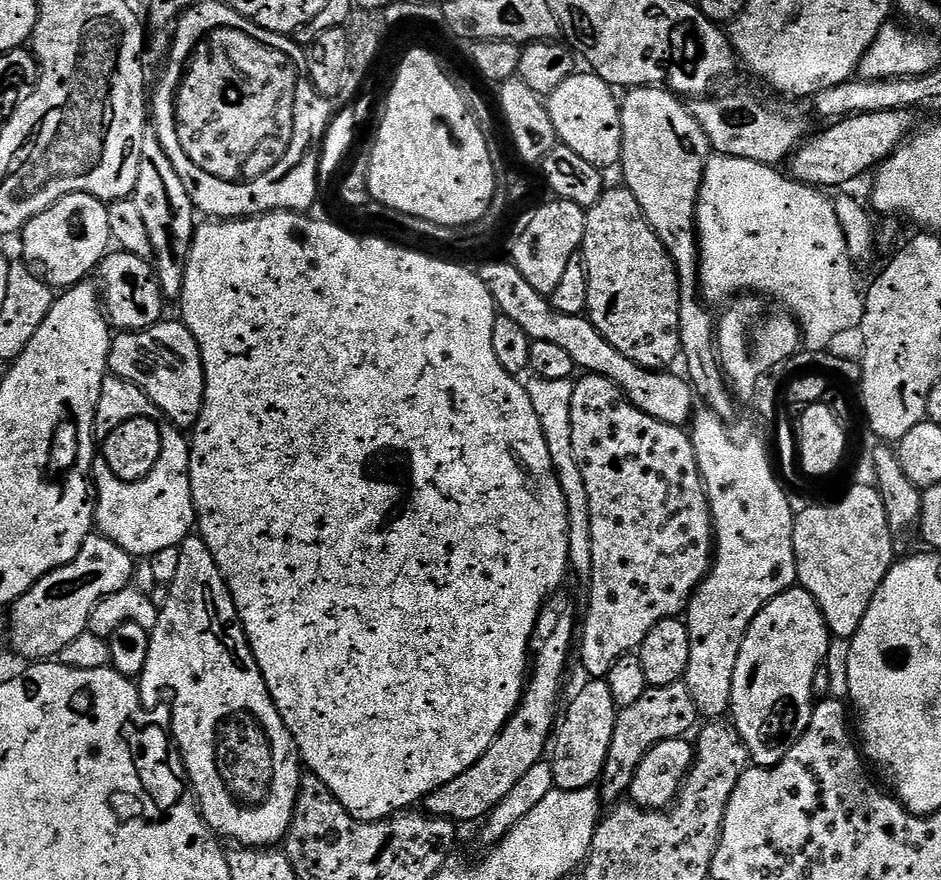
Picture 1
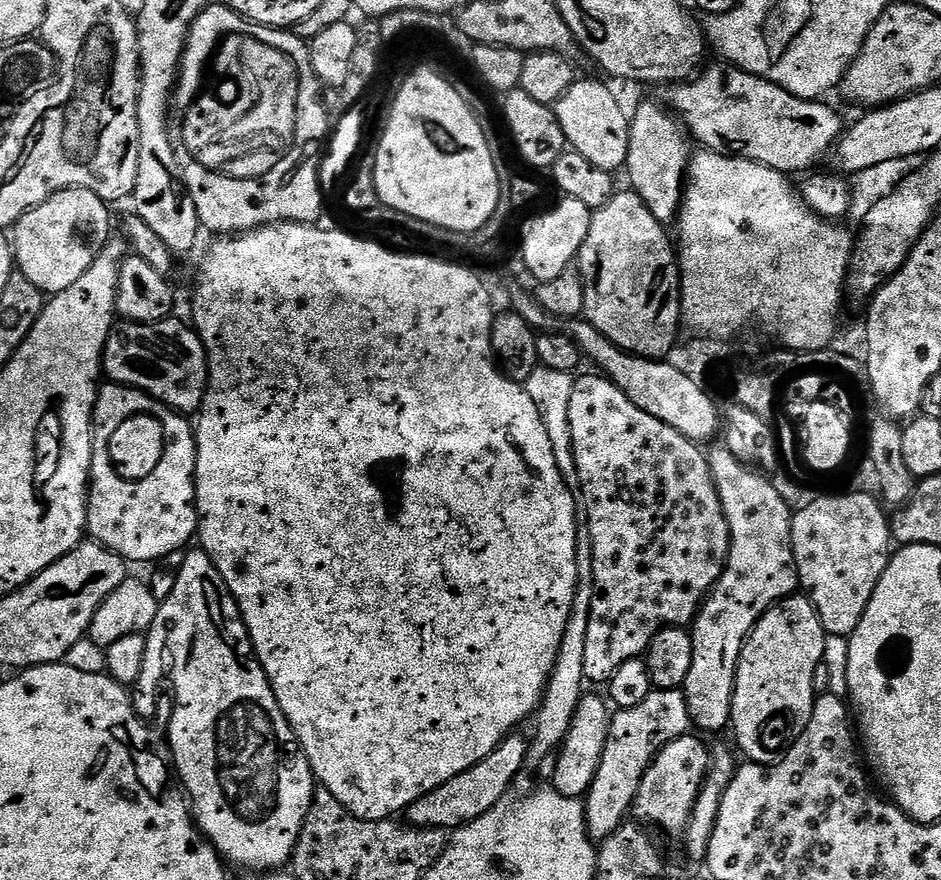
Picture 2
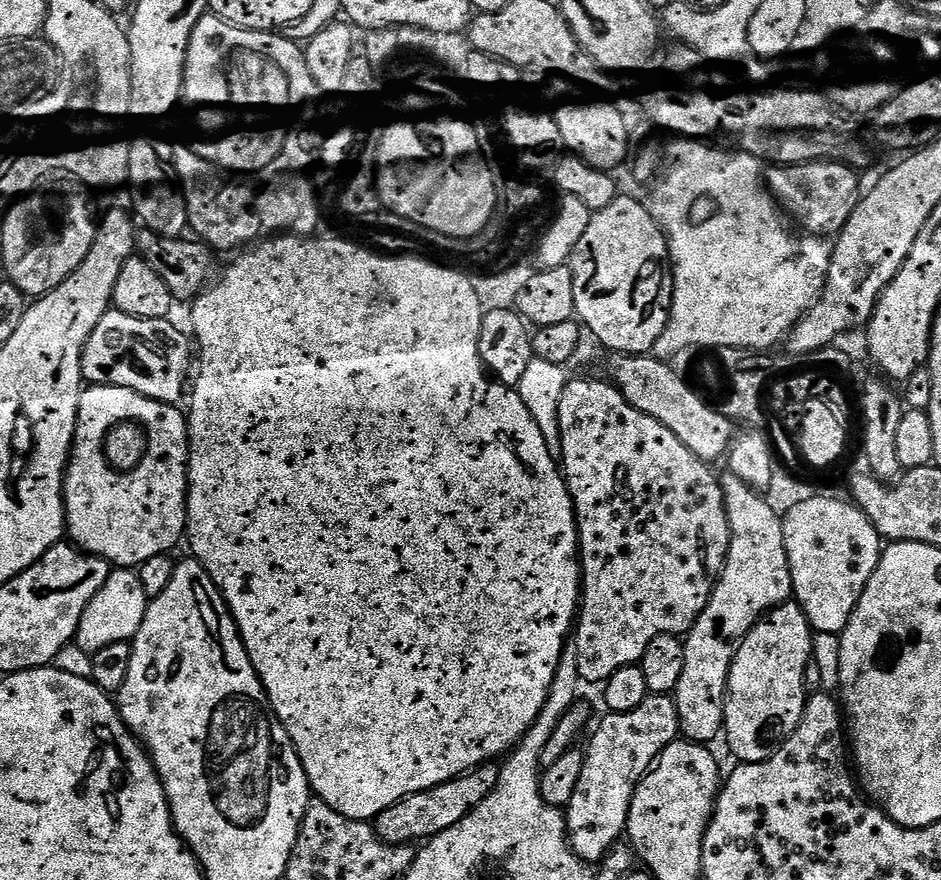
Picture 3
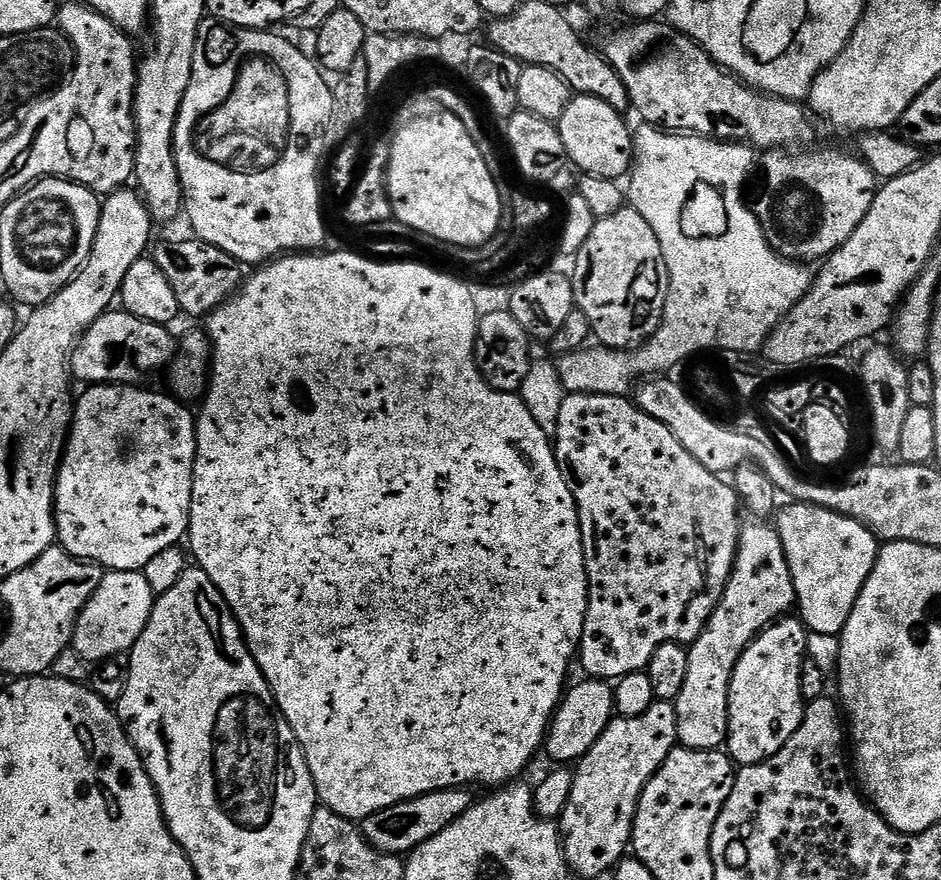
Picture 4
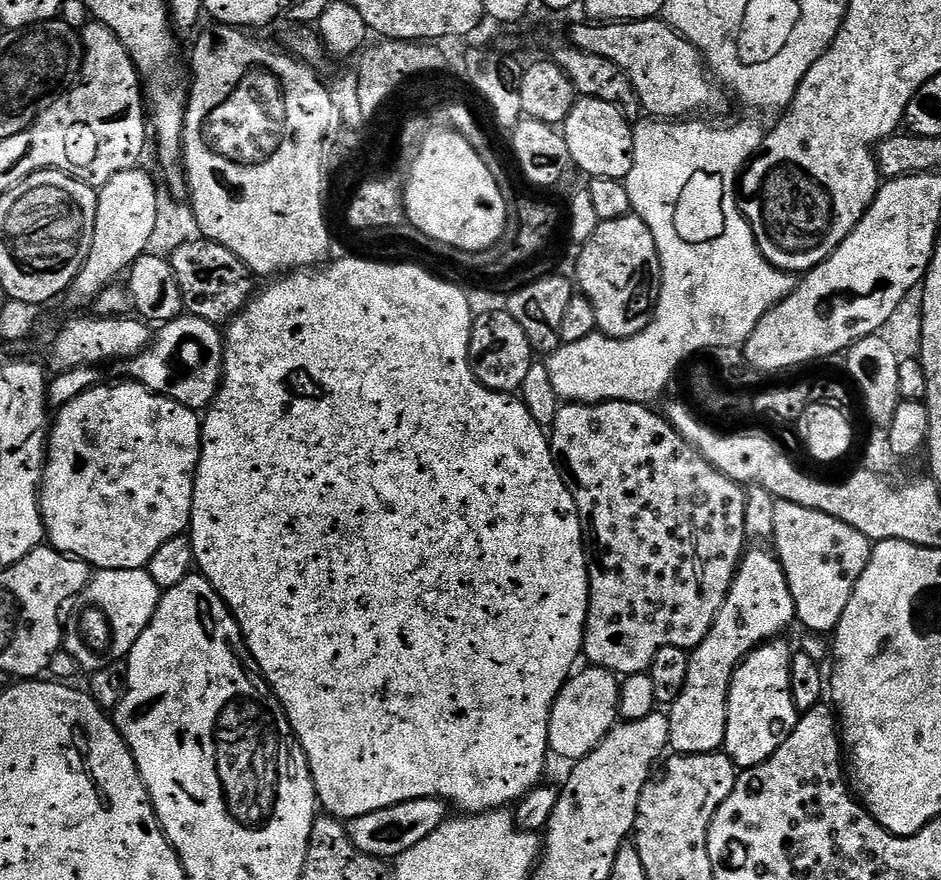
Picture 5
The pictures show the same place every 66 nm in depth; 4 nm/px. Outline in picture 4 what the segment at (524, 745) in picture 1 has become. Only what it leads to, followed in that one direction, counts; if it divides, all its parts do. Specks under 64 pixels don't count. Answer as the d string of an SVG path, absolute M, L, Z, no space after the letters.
M453 788L447 792L428 792L425 796L415 796L412 800L403 800L386 810L378 810L362 821L364 837L380 852L388 852L391 856L403 857L411 854L422 842L434 838L442 830L450 826L474 803L471 791L464 788Z

